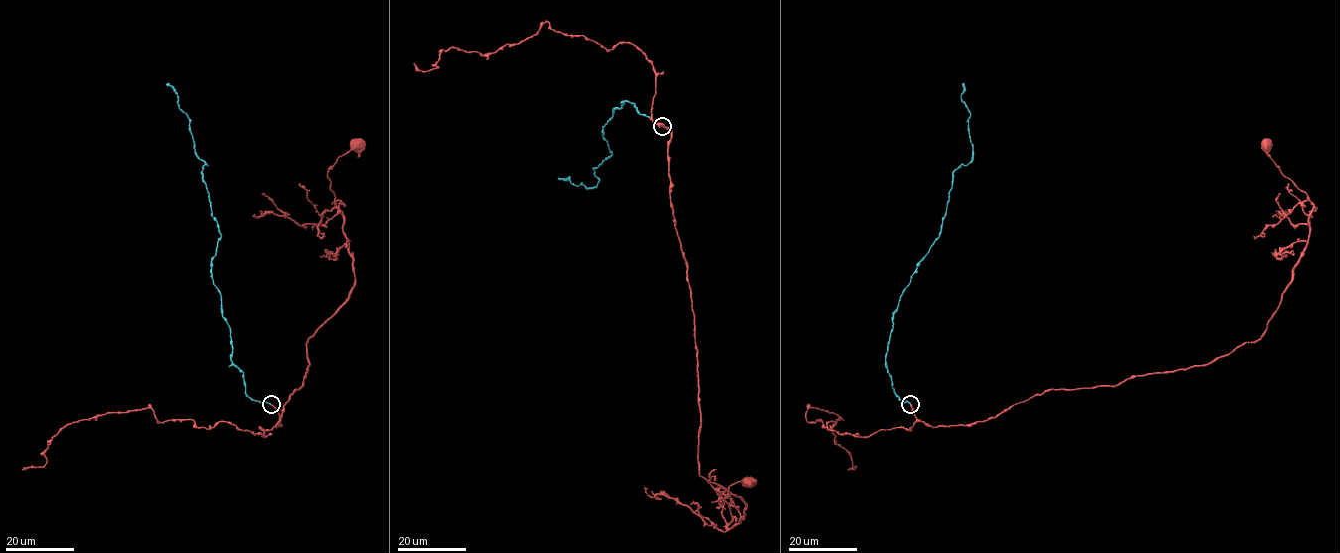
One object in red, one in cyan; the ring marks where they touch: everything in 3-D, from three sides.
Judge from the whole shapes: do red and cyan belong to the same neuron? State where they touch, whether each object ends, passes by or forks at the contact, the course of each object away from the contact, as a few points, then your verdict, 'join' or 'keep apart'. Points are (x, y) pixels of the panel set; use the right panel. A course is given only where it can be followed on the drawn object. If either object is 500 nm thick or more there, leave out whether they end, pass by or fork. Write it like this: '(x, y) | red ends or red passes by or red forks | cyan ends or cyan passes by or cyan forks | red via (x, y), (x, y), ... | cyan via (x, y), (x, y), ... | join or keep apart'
(910, 404) | red ends | cyan ends | red via (910, 404), (930, 426), (971, 425), (1050, 390), (1205, 366), (1258, 341), (1306, 244), (1312, 205), (1266, 145) | cyan via (910, 404), (896, 394), (886, 360), (887, 343), (901, 294), (939, 236), (953, 171), (971, 160), (963, 83) | join

